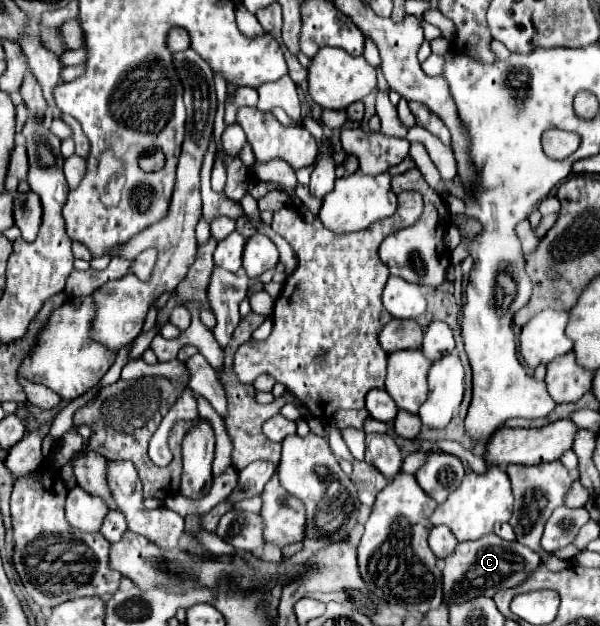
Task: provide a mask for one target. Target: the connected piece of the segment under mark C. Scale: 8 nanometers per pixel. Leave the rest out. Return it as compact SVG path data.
M491 533L479 541L459 543L453 555L443 559L443 603L449 607L453 601L473 601L475 597L493 597L501 589L521 583L539 563L537 551L527 549L519 541L505 541Z

